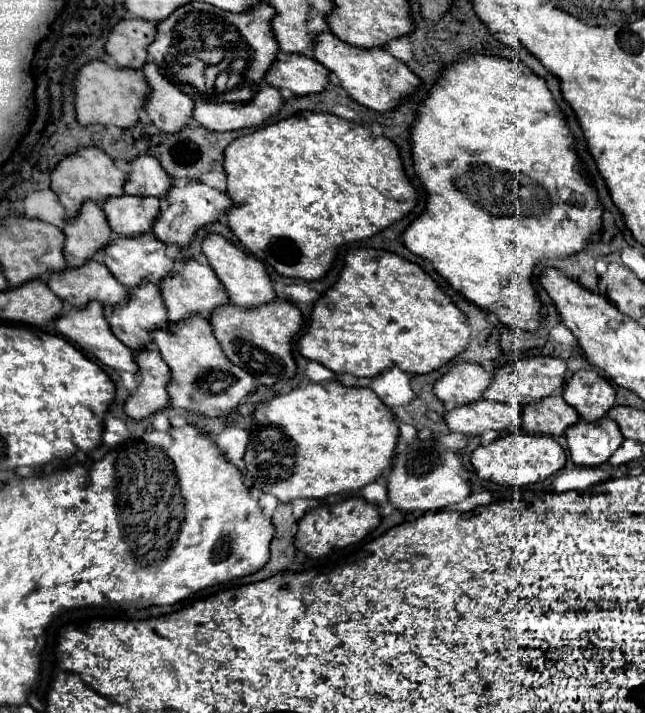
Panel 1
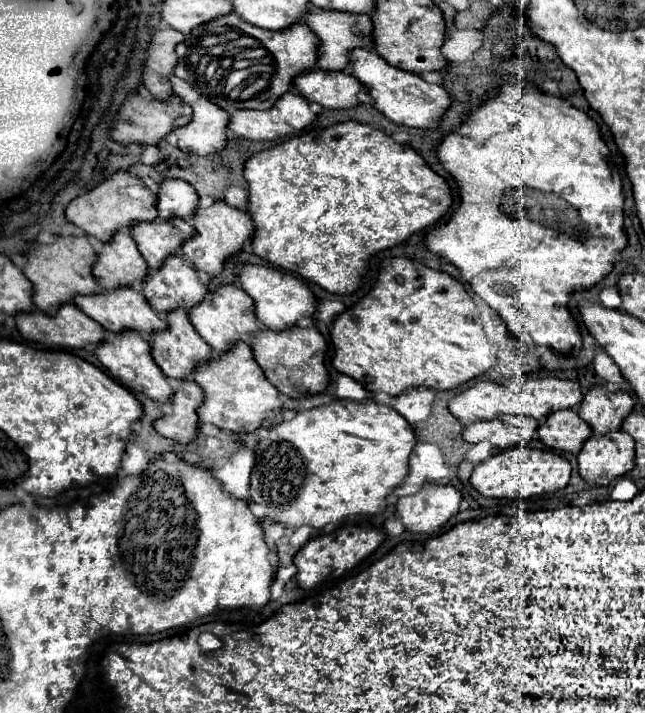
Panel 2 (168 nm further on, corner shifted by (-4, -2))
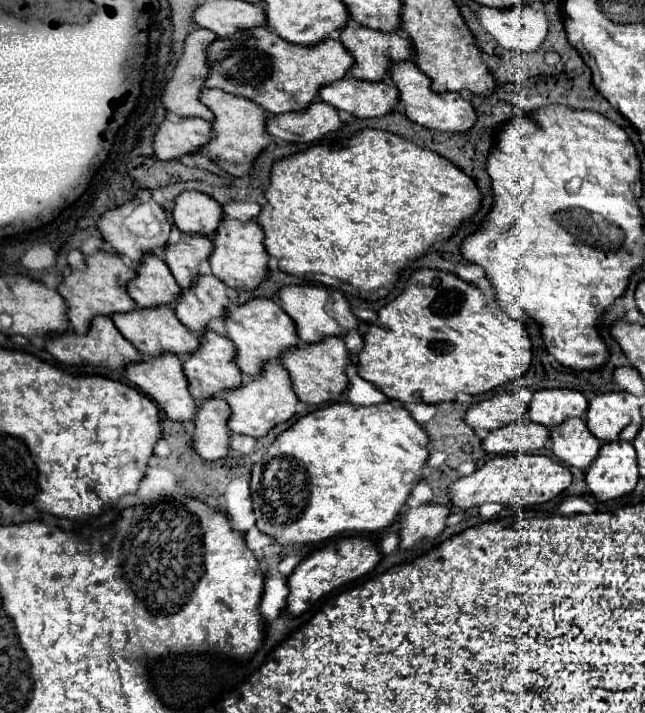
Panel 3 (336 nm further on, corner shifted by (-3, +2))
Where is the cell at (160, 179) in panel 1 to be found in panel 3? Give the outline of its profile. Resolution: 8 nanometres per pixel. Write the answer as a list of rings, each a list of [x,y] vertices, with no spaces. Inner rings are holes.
[[[185,191],[175,199],[173,221],[181,233],[213,237],[223,215],[221,203],[201,191]]]

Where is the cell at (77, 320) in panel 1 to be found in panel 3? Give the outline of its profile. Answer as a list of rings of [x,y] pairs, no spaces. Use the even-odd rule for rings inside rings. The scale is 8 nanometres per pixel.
[[[165,355],[163,359],[143,359],[143,363],[137,363],[135,367],[127,367],[127,379],[135,383],[151,401],[155,401],[163,413],[179,423],[193,421],[197,415],[197,401],[189,393],[189,383],[183,373],[183,363],[177,355]]]

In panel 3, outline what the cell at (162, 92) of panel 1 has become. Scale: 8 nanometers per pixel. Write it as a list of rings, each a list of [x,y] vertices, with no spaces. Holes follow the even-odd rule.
[[[207,87],[203,89],[203,103],[207,103],[207,107],[211,107],[211,111],[215,113],[215,139],[207,143],[203,153],[213,159],[217,157],[219,167],[225,169],[229,175],[249,175],[255,159],[273,143],[273,139],[267,135],[267,111],[251,99]]]

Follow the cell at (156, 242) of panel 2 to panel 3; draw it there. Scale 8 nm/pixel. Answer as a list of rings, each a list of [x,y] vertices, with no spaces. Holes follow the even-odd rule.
[[[181,235],[177,245],[169,245],[165,251],[165,263],[171,267],[177,283],[181,287],[191,287],[199,277],[201,261],[207,261],[213,253],[211,239],[199,235]]]

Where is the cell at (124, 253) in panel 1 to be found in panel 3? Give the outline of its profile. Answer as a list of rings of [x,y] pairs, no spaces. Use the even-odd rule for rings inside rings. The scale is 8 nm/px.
[[[201,275],[191,289],[183,289],[175,313],[191,331],[203,335],[211,319],[223,319],[231,307],[227,285],[213,275]]]

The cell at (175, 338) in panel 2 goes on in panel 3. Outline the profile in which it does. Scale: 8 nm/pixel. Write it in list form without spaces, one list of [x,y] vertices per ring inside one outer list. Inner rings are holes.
[[[207,331],[205,335],[201,335],[203,339],[203,351],[199,351],[199,355],[191,355],[191,359],[183,361],[185,367],[185,375],[189,379],[189,387],[191,387],[191,395],[197,401],[207,401],[211,397],[217,397],[229,389],[235,389],[243,383],[243,375],[241,369],[235,363],[235,343],[231,343],[231,339],[217,335],[215,331]]]

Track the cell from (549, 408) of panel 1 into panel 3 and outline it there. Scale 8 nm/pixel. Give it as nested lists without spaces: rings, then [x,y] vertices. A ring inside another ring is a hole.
[[[567,419],[563,427],[555,427],[551,431],[553,453],[563,461],[567,467],[577,467],[587,471],[591,463],[599,455],[601,441],[591,435],[583,419]]]

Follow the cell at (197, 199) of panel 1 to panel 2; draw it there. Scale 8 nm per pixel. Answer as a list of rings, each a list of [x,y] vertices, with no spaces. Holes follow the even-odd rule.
[[[214,201],[210,207],[198,207],[194,215],[190,217],[190,225],[194,227],[194,235],[182,241],[182,255],[188,257],[196,269],[208,273],[208,275],[218,275],[222,269],[222,263],[234,255],[236,251],[242,249],[242,243],[252,237],[254,227],[248,211],[230,207],[226,201]]]

